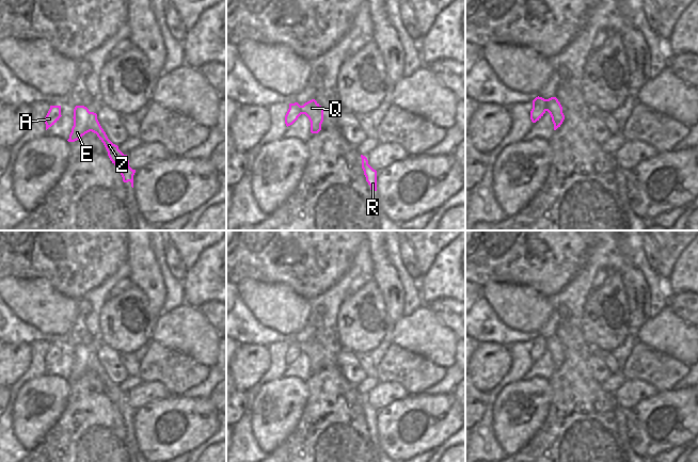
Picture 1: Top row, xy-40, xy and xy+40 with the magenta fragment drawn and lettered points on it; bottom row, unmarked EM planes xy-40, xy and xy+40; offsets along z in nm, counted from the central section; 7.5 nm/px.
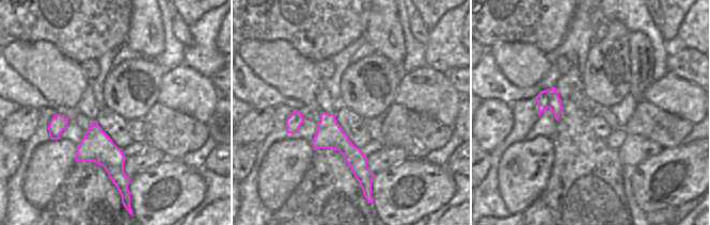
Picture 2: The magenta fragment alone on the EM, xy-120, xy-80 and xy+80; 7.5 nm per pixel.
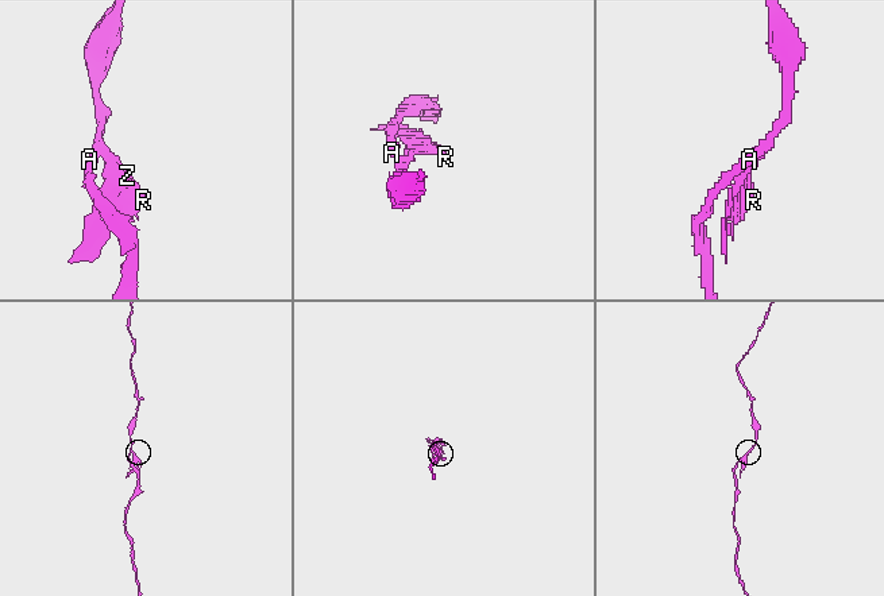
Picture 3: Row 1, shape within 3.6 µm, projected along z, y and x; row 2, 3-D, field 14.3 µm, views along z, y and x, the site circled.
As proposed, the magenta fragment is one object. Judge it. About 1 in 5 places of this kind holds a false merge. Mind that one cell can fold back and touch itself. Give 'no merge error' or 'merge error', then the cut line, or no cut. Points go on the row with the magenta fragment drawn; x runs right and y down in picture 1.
no merge error | no cut

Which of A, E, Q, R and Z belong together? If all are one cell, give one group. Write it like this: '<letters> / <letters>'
A E Q R Z

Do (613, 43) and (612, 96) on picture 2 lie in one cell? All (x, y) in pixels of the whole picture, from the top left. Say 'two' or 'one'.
one

